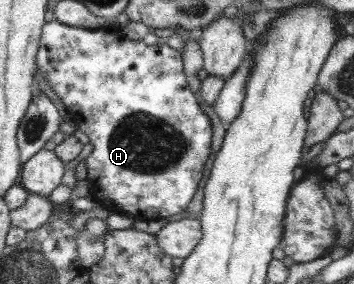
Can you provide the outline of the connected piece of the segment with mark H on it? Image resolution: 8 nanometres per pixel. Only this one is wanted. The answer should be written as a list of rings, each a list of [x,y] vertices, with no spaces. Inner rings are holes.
[[[54,19],[44,24],[41,40],[39,41],[36,63],[37,69],[42,72],[40,76],[42,80],[45,77],[49,80],[48,85],[59,96],[62,103],[64,103],[65,109],[75,121],[76,128],[88,135],[90,143],[94,146],[93,151],[85,160],[88,167],[86,181],[89,184],[89,195],[98,203],[98,206],[110,209],[112,212],[123,212],[133,216],[133,219],[140,220],[158,220],[181,214],[188,210],[188,205],[190,205],[198,189],[198,185],[202,181],[204,167],[212,151],[213,131],[210,118],[206,116],[206,113],[204,113],[201,105],[189,88],[180,52],[174,50],[168,44],[158,44],[156,42],[153,45],[147,45],[143,40],[129,40],[120,32],[113,31],[107,27],[94,30],[84,29],[72,27]]]

